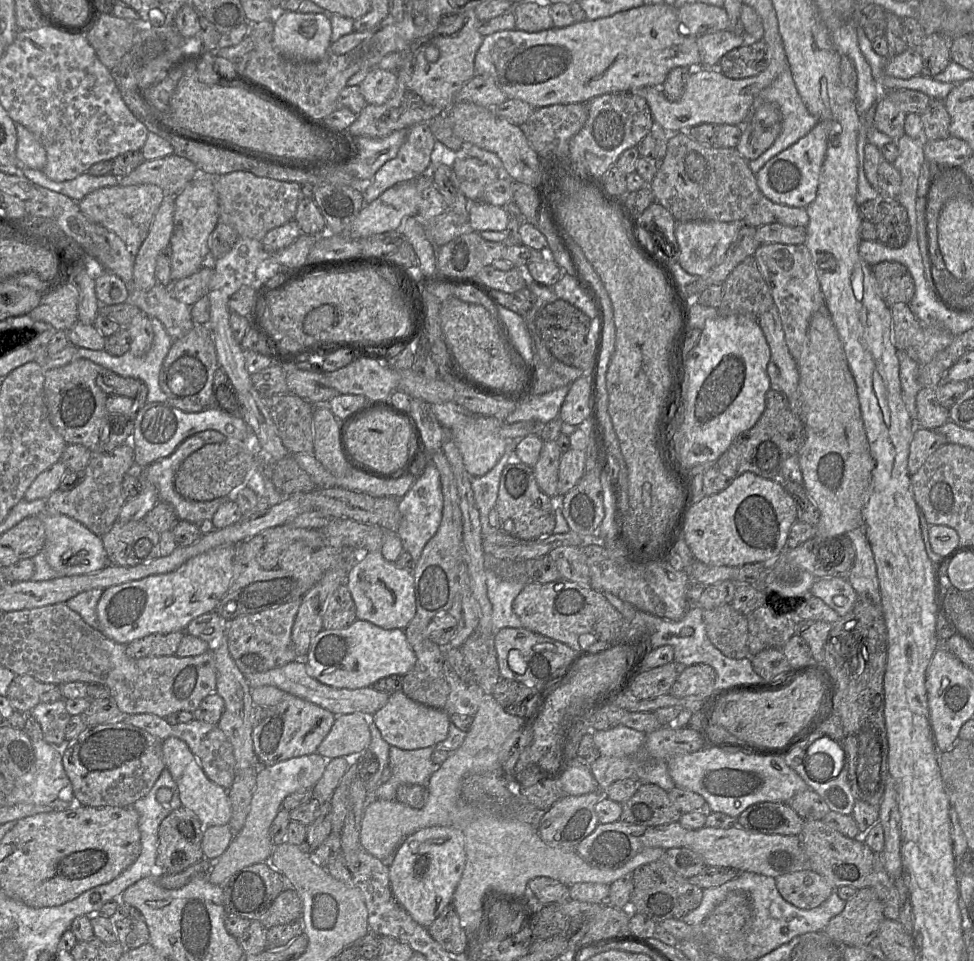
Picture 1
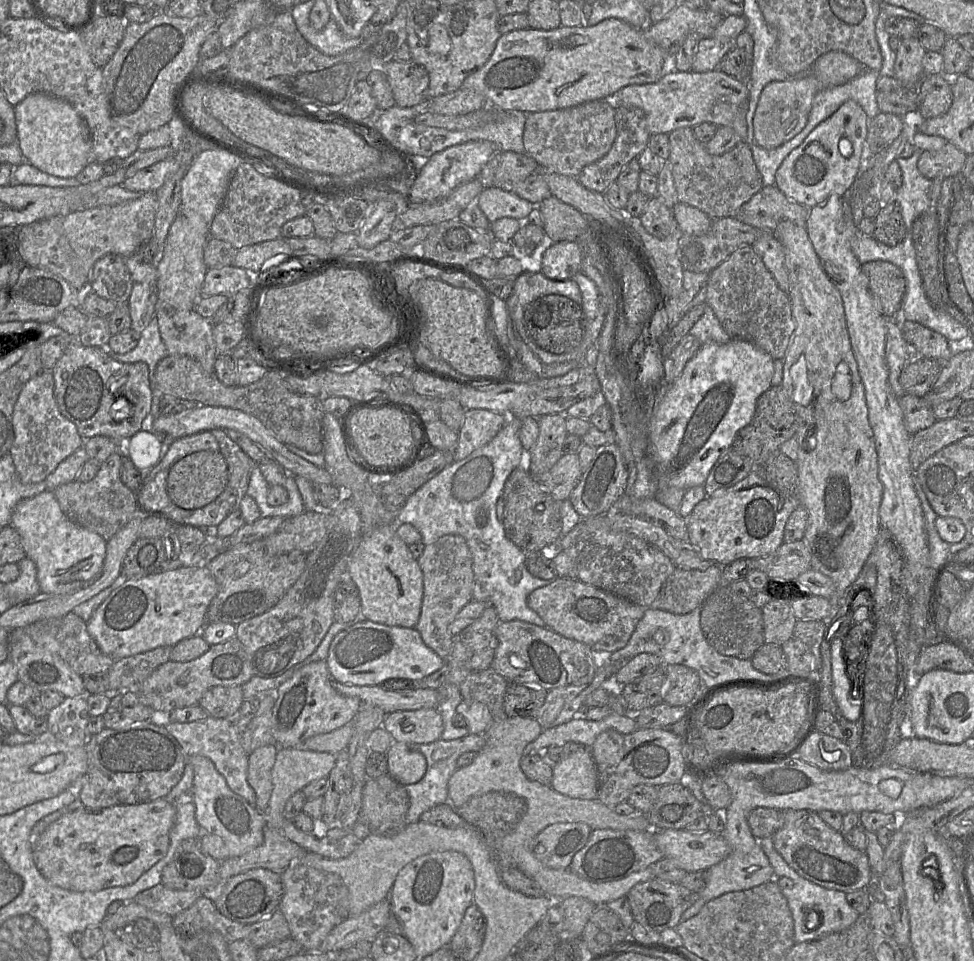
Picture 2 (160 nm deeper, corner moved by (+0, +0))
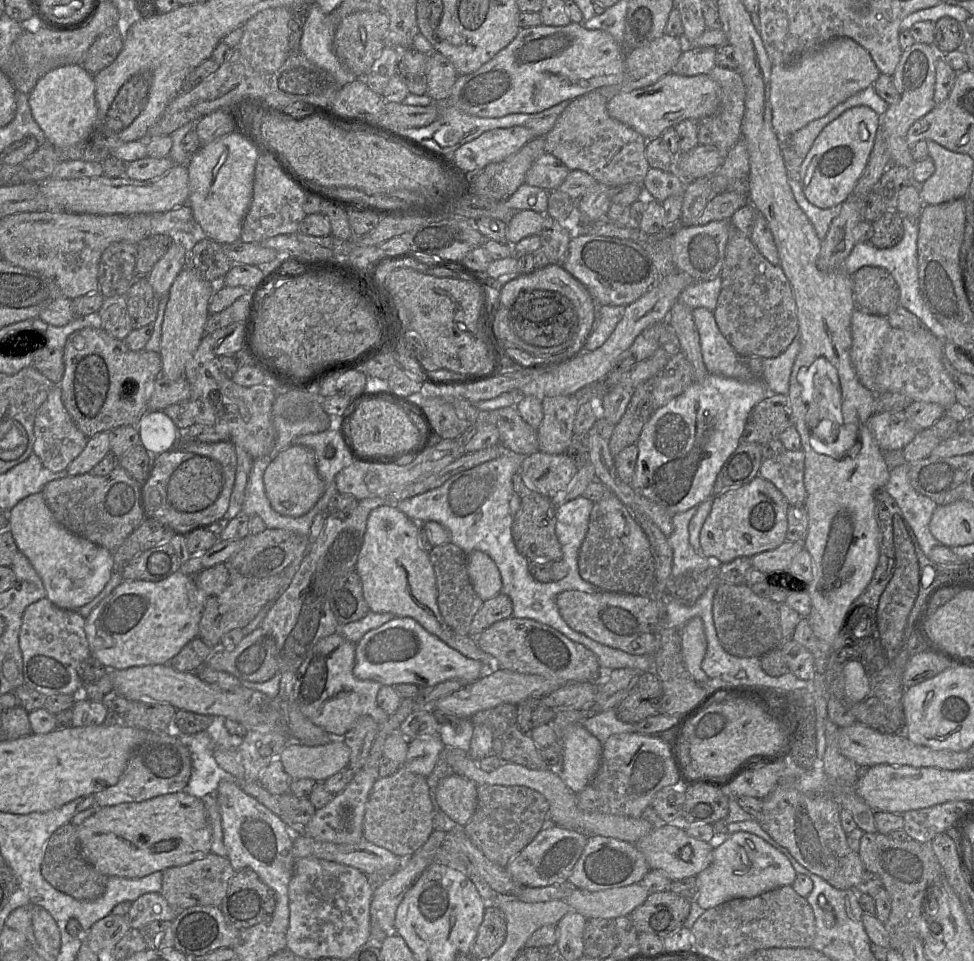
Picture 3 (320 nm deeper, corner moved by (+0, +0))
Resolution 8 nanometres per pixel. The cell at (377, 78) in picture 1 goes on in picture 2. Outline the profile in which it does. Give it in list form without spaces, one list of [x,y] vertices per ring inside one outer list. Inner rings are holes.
[[[393,60],[382,71],[387,77],[396,106],[417,107],[427,99],[429,75],[422,66]]]

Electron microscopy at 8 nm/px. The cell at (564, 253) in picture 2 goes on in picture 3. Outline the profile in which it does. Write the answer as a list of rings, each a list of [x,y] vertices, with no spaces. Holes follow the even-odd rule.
[[[578,235],[569,242],[563,268],[582,283],[599,306],[627,306],[662,278],[650,254],[632,240]]]

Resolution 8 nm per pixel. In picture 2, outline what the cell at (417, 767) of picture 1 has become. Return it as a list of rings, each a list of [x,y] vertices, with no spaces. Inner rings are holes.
[[[468,734],[455,740],[438,739],[434,742],[420,745],[409,745],[411,749],[422,753],[427,761],[427,770],[424,777],[414,784],[404,785],[410,798],[410,806],[406,815],[406,823],[420,821],[425,811],[444,803],[448,803],[448,782],[458,769],[457,760],[466,752],[479,752],[485,745],[484,734]]]

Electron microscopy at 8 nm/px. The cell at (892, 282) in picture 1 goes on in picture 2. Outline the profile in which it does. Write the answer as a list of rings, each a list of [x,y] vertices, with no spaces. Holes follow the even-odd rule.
[[[869,261],[861,266],[868,280],[868,289],[875,308],[886,319],[897,319],[901,315],[906,293],[906,278],[895,264],[884,261]]]

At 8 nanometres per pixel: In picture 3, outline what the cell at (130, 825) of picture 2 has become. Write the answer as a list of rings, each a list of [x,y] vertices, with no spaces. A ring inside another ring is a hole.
[[[180,791],[142,802],[102,807],[78,826],[78,839],[82,856],[99,872],[134,879],[206,857],[211,853],[212,830],[202,799]]]

